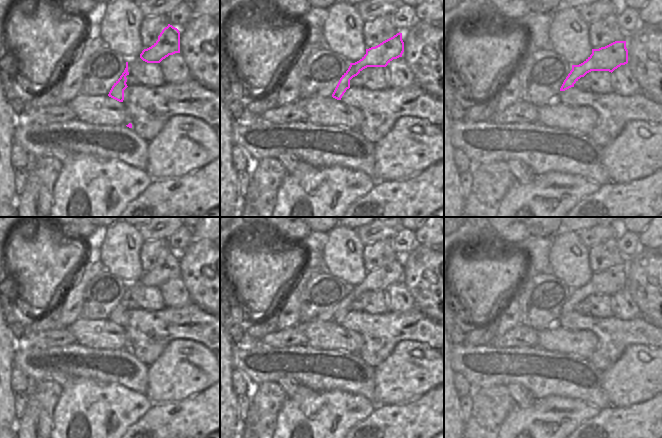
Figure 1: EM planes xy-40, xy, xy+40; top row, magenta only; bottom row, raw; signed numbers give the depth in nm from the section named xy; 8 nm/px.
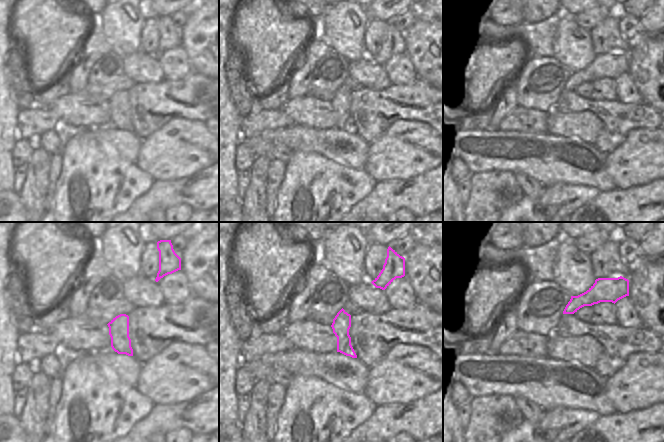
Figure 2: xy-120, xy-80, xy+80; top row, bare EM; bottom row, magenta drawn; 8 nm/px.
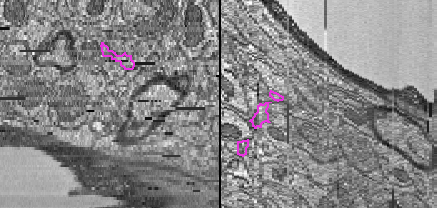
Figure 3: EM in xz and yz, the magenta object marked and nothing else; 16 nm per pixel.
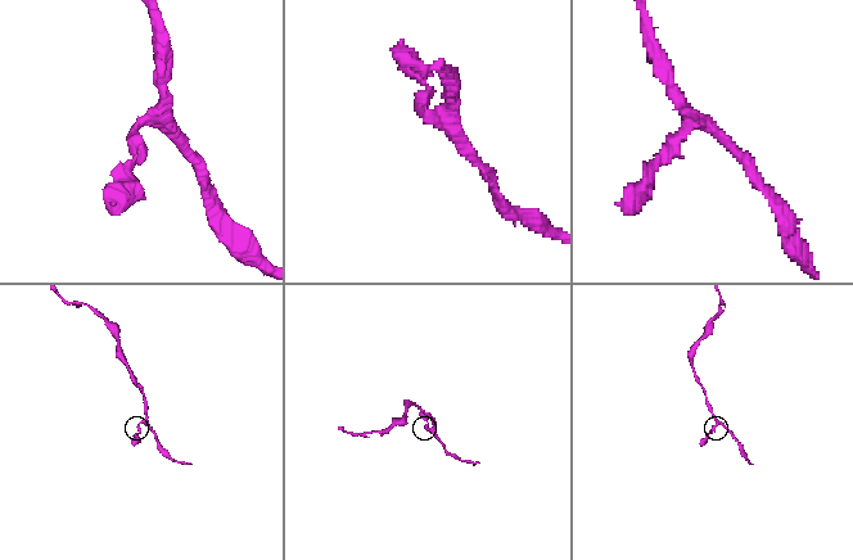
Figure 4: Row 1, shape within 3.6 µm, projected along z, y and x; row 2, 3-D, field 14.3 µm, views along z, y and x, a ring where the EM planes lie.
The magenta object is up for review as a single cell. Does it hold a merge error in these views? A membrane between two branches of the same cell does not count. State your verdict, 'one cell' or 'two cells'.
one cell

